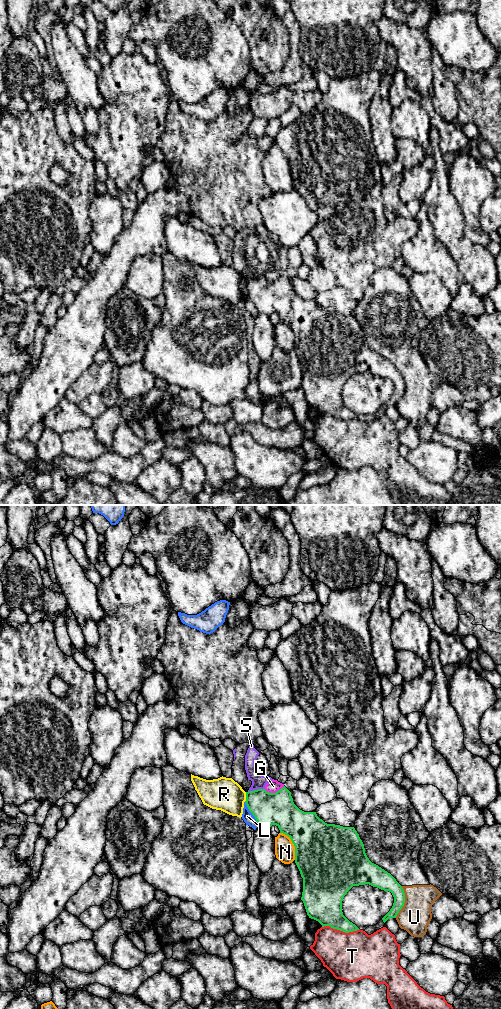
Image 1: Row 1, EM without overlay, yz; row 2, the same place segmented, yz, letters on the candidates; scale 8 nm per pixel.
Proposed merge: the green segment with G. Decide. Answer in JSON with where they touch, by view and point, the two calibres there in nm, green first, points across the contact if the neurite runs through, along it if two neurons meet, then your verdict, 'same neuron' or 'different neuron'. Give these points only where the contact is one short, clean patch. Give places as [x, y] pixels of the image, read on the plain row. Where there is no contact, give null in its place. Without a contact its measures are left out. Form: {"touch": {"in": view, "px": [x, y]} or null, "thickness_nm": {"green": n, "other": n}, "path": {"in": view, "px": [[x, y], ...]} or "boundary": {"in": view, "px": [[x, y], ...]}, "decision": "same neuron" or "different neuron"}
{"touch": {"in": "yz", "px": [274, 281]}, "thickness_nm": {"green": 260, "other": 100}, "boundary": {"in": "yz", "px": [[284, 274], [275, 280], [267, 280], [264, 277]]}, "decision": "different neuron"}

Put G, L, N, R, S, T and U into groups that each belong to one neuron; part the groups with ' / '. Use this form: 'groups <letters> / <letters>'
groups G S / L / N / R / T / U

